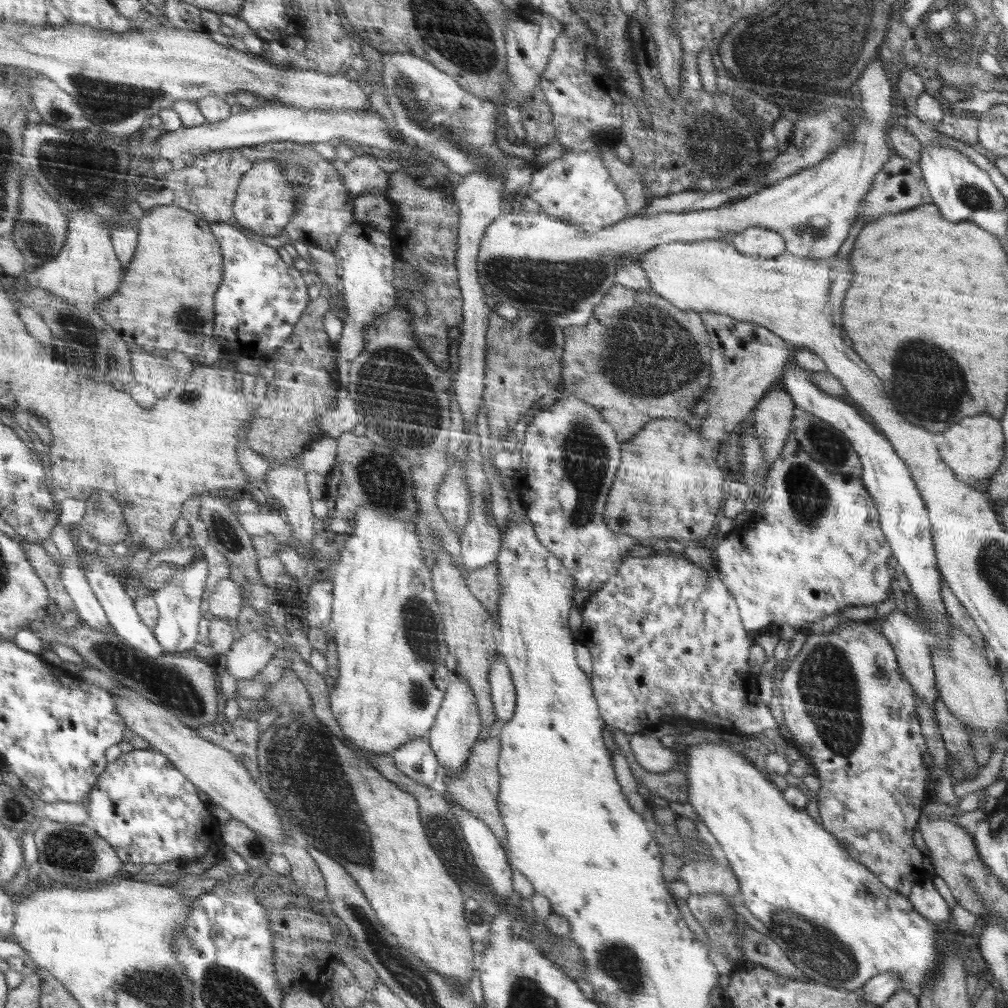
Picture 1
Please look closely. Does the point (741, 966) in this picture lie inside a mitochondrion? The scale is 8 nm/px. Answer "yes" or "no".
no

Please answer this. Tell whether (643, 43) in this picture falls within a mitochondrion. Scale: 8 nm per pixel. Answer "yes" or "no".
no

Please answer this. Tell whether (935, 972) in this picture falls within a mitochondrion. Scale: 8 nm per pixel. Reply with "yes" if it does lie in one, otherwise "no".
no

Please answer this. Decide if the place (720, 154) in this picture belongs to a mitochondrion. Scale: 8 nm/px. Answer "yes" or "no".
yes

